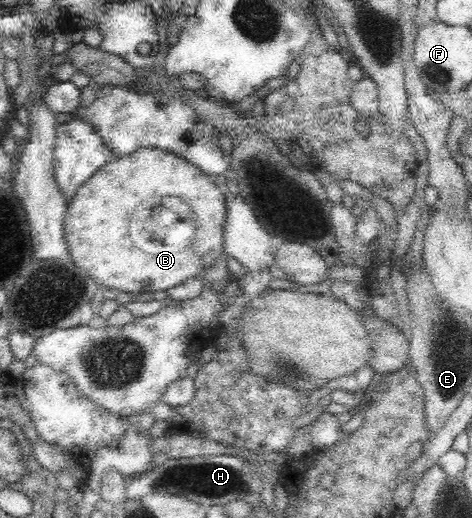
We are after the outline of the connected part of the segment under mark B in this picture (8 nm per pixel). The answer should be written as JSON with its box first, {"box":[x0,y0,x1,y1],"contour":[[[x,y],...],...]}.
{"box":[64,148,226,296],"contour":[[[140,148],[135,152],[129,153],[127,156],[116,158],[114,161],[108,161],[98,171],[92,174],[78,189],[70,201],[64,215],[64,238],[68,243],[69,257],[72,261],[84,269],[98,285],[102,287],[110,287],[110,289],[118,289],[117,293],[131,293],[134,296],[147,292],[149,294],[156,291],[168,291],[171,287],[182,285],[187,279],[198,278],[203,272],[211,267],[215,260],[225,254],[224,242],[224,219],[226,219],[226,198],[225,192],[214,184],[212,179],[196,167],[194,164],[158,148]]]}

